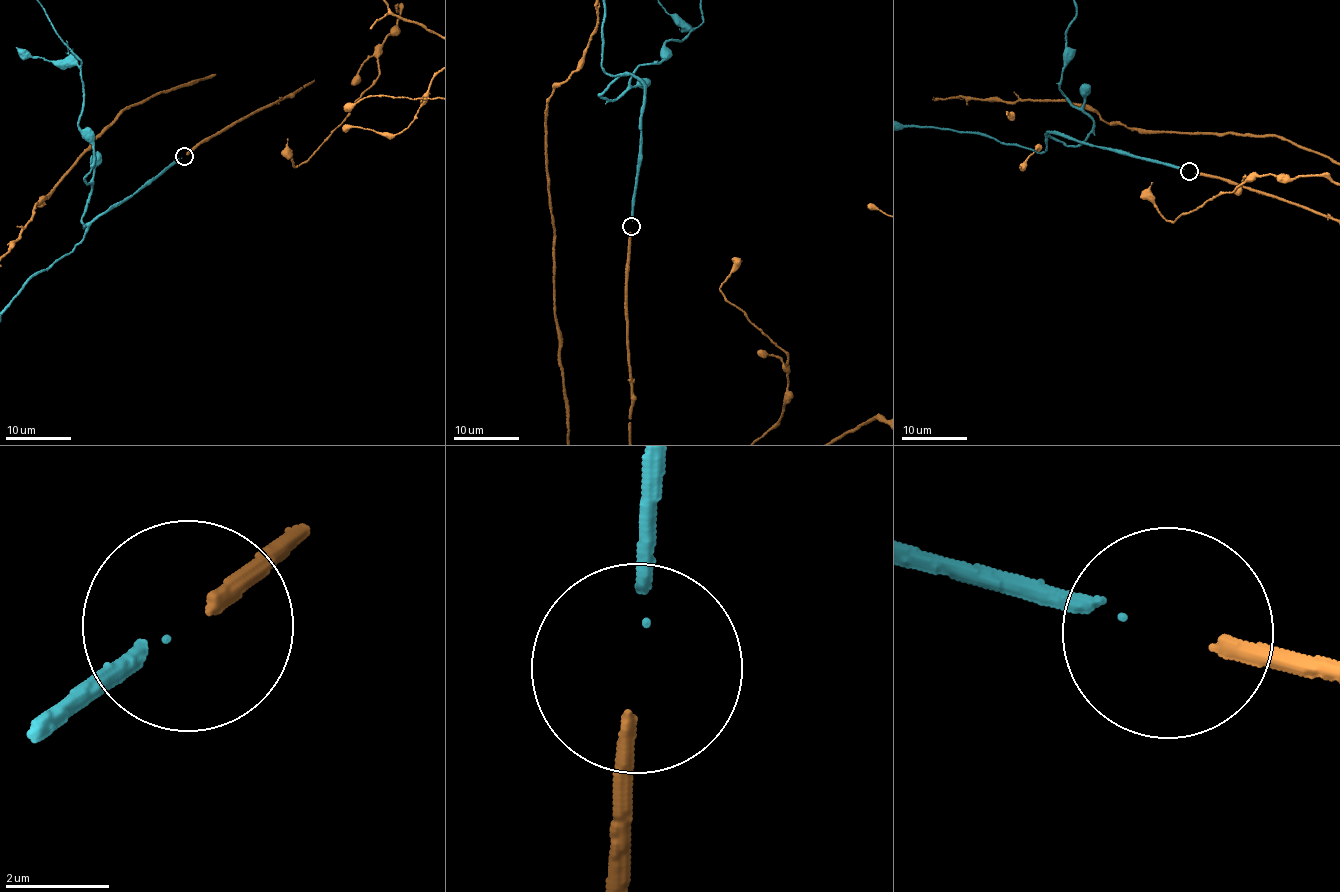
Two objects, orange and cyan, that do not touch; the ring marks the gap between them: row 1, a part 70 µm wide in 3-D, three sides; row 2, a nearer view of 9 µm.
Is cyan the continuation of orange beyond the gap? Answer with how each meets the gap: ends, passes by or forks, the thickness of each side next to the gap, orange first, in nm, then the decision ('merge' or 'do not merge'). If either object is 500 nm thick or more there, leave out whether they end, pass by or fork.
orange ends | cyan ends | 280/110 nm | merge

